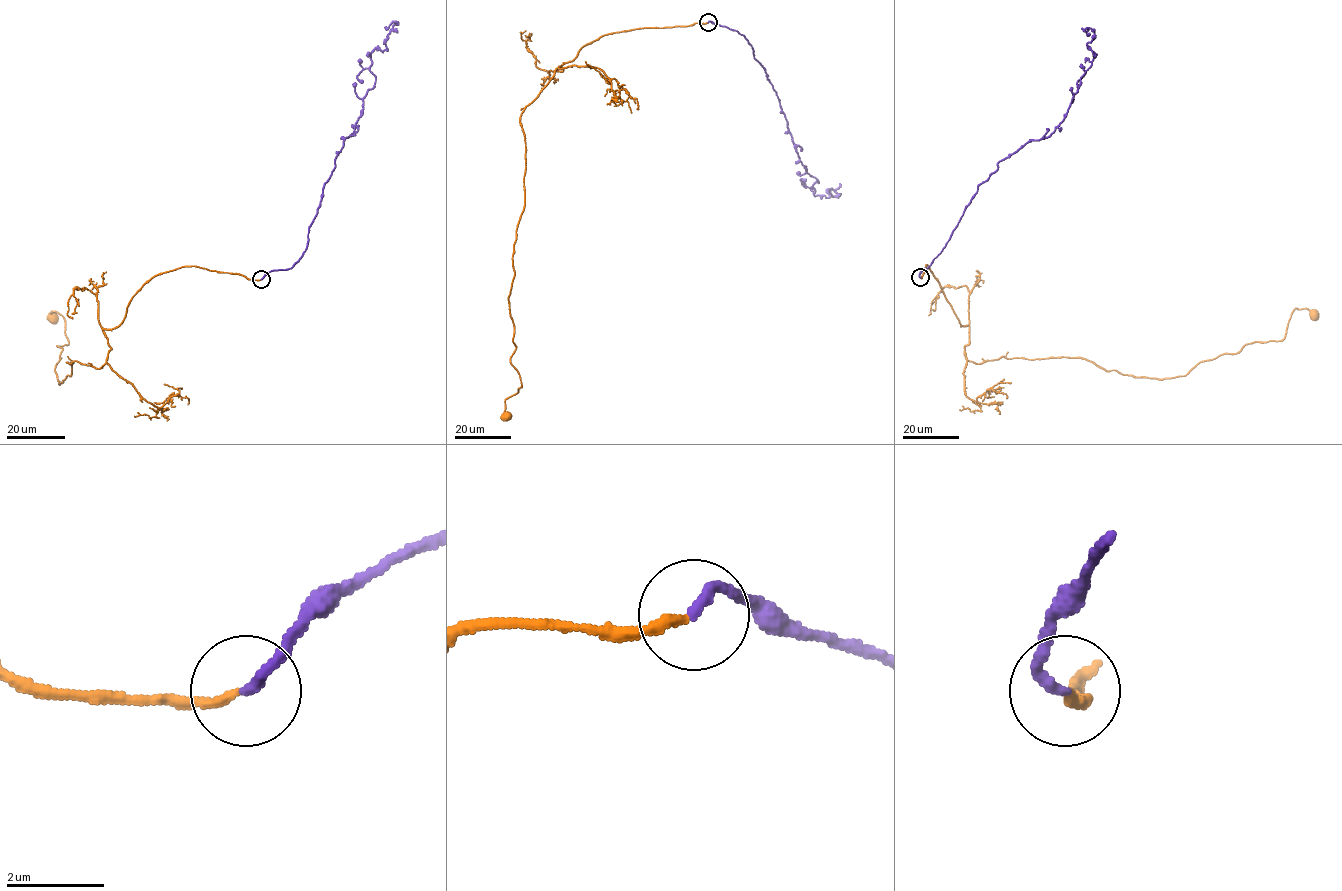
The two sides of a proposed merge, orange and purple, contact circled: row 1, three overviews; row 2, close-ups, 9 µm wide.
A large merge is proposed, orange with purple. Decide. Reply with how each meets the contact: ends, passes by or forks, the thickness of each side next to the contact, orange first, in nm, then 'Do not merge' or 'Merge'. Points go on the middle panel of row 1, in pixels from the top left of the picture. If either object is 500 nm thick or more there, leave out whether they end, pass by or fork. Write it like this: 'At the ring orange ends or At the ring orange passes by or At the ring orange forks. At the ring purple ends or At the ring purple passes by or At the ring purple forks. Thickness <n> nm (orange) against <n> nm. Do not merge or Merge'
At the ring orange ends. At the ring purple ends. Thickness 180 nm (orange) against 240 nm. Merge

